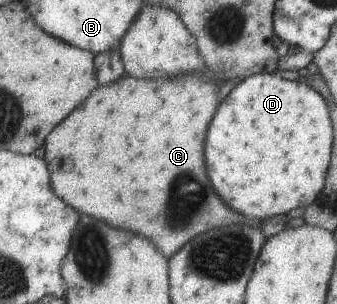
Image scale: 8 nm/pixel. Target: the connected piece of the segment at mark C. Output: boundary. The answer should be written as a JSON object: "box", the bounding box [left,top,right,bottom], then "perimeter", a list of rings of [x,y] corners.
{"box":[46,73,262,260],"perimeter":[[[186,73],[171,76],[162,80],[136,80],[132,76],[120,76],[118,80],[114,80],[112,84],[104,84],[94,88],[88,98],[84,98],[56,128],[52,128],[52,132],[46,136],[46,164],[48,164],[48,172],[50,172],[50,184],[52,184],[52,192],[64,200],[68,206],[76,208],[80,214],[90,214],[98,220],[104,220],[106,224],[112,224],[116,228],[128,228],[130,232],[136,232],[140,236],[148,236],[148,240],[152,240],[156,244],[156,248],[160,248],[160,252],[164,252],[167,260],[172,252],[176,252],[184,242],[188,242],[192,236],[204,232],[204,228],[218,228],[220,225],[228,223],[242,223],[246,225],[254,225],[259,227],[262,220],[252,218],[244,218],[236,212],[232,212],[216,192],[212,192],[212,186],[208,184],[206,172],[204,172],[204,158],[202,158],[202,142],[206,136],[208,123],[215,113],[216,107],[219,105],[218,96],[216,95],[219,87],[206,75],[202,73]]]}

